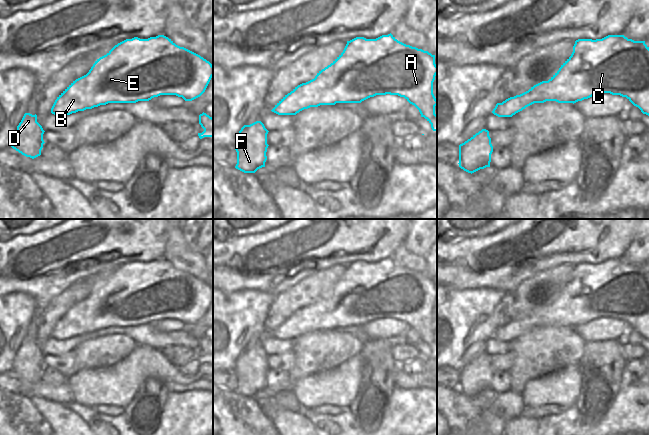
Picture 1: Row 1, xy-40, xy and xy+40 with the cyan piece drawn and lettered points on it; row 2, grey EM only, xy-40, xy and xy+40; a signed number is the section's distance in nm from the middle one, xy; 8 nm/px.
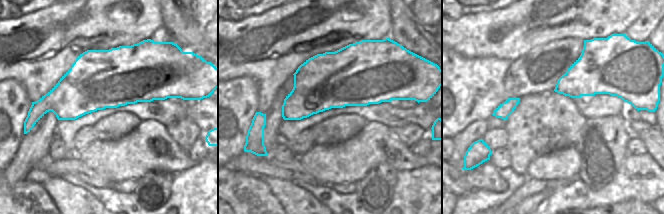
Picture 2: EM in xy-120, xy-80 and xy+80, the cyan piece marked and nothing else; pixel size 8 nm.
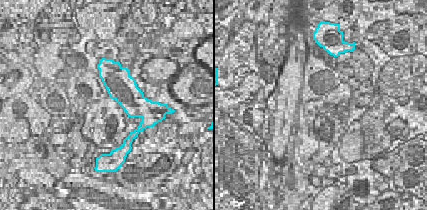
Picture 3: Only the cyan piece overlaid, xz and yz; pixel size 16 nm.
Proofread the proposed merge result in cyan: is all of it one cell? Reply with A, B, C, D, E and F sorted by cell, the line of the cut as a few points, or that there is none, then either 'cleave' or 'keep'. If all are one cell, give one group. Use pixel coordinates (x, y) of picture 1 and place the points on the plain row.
A B C D E F | no cut | keep

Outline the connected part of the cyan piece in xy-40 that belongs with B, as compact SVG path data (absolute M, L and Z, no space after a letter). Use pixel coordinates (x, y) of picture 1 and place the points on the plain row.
M164 259L140 263L134 261L115 269L106 279L95 285L89 296L73 305L55 324L51 337L62 341L108 327L136 327L149 325L160 319L176 319L185 325L200 321L213 301L213 289L200 279L176 269Z

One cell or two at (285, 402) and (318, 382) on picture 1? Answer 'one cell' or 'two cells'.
two cells

